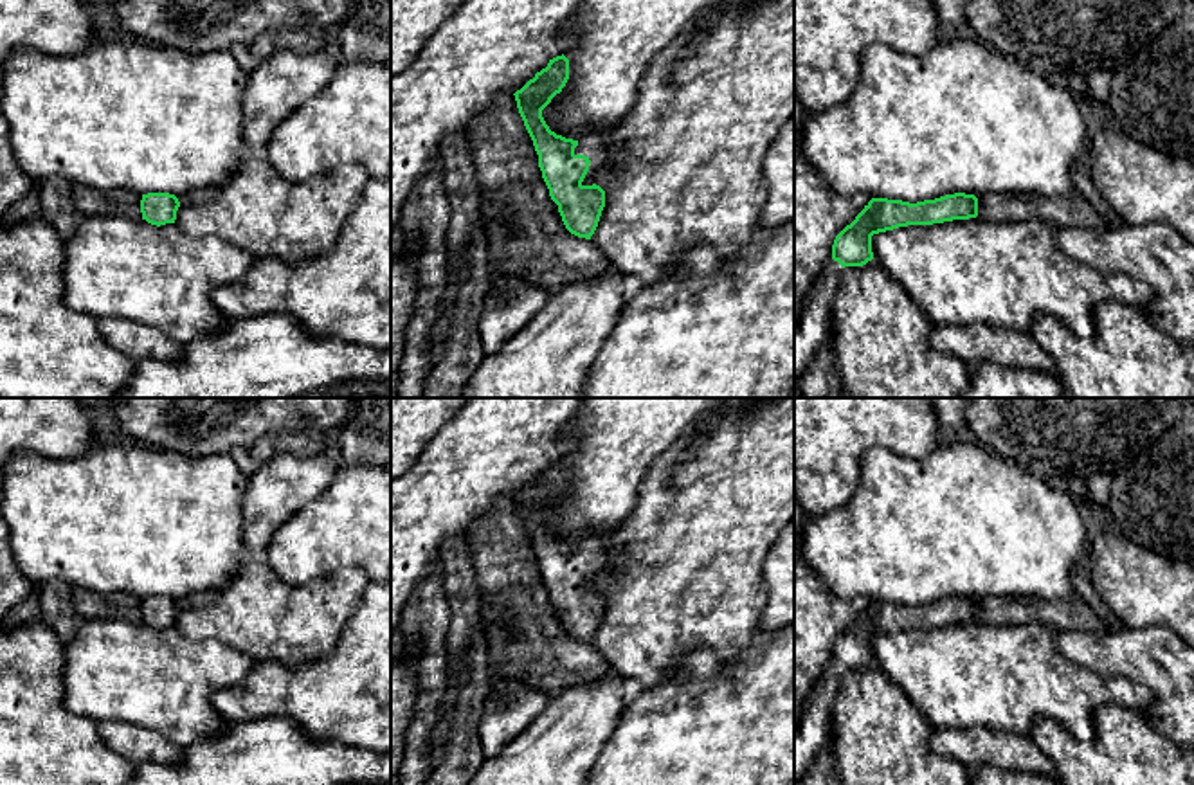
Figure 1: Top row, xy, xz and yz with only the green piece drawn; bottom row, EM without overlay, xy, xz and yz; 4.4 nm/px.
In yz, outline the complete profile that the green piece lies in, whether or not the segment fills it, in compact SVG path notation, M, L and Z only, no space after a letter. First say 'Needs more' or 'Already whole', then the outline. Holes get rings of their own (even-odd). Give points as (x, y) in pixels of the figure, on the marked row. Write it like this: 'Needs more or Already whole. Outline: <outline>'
Needs more. Outline: M954 193L917 203L872 198L855 220L834 239L832 259L821 270L794 326L794 382L830 333L830 306L836 299L843 268L863 266L873 259L872 236L908 225L933 225L978 216L974 194Z

